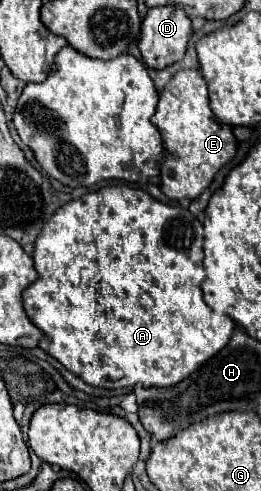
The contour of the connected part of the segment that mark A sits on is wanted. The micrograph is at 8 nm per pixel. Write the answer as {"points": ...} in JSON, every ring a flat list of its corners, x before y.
{"points":[[125,184,117,186,105,186,97,192,85,194,65,206,61,206,51,220,43,226,37,242,35,242,35,270,37,270,37,280,23,292,23,306,31,322,45,332,45,338,39,342,39,346,59,360,69,372,77,374,91,386,101,386,101,388,131,388,135,384,147,386,147,388,161,388,161,386,175,386,179,380,185,380,199,364,205,364,231,340,231,332,235,332,235,322,229,316,219,316,215,314,203,300,201,294,201,270,203,270,203,224,187,210,181,206,169,206,159,200,155,200,151,194,145,190,135,190]]}

